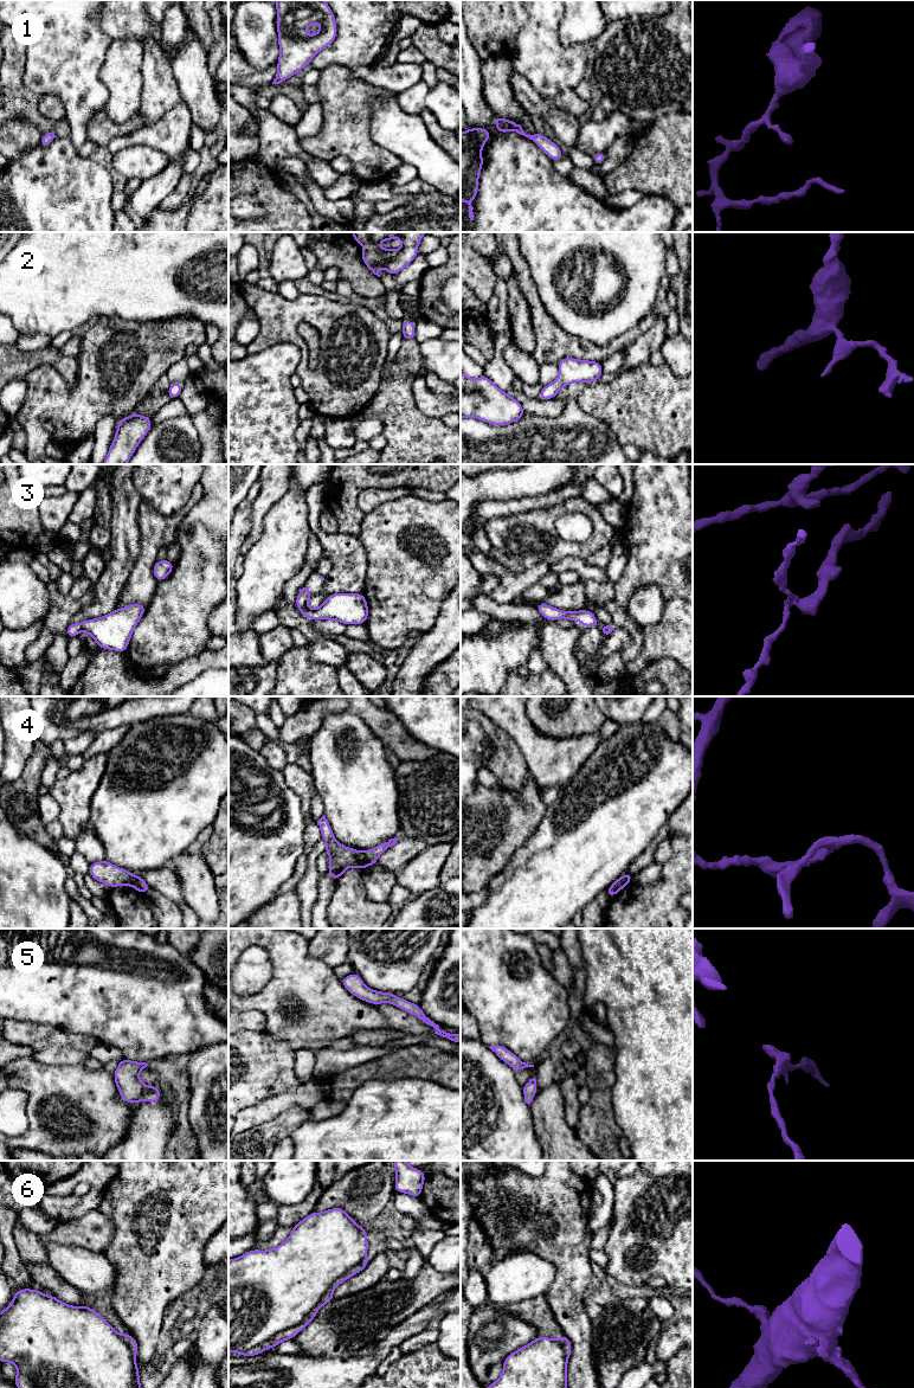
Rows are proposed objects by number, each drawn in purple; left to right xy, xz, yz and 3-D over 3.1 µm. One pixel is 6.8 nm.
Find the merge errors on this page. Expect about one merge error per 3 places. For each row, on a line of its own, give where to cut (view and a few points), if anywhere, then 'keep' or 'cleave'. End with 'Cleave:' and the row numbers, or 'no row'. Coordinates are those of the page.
1: cut none; keep
2: cut none; keep
3: cut none; keep
4: cut xz (361, 852), (368, 865); cleave
5: cut none; keep
6: cut none; keep
Cleave: 4

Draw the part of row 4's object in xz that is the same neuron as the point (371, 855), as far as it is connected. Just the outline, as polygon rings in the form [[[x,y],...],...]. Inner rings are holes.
[[[397,837],[391,838],[388,841],[385,841],[382,843],[380,843],[379,846],[376,846],[375,848],[368,849],[362,852],[365,855],[365,859],[368,863],[368,866],[373,866],[376,863],[379,856],[390,847],[392,847],[393,844],[395,844],[398,841]]]

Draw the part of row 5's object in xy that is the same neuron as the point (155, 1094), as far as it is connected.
[[[128,1059],[118,1062],[112,1075],[123,1101],[131,1104],[143,1100],[153,1104],[159,1103],[161,1090],[157,1086],[147,1086],[139,1079],[140,1072],[147,1066],[148,1064],[146,1062],[130,1061]]]

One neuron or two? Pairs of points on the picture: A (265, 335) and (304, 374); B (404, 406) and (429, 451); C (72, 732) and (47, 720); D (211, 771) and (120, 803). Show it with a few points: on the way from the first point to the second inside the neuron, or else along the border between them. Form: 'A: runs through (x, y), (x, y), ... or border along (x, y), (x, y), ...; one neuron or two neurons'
A: runs through (293, 317), (310, 317), (324, 332), (323, 355); one neuron
B: runs through (404, 417), (405, 428), (418, 441); one neuron
C: runs through (66, 730), (53, 726); one neuron
D: runs through (188, 779), (176, 782), (149, 803), (142, 803); one neuron

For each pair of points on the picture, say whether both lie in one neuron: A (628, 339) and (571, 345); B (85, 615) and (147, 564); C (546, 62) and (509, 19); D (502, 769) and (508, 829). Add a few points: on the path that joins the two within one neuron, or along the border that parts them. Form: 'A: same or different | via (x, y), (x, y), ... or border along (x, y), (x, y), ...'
A: same | via (613, 346), (607, 351), (585, 349)
B: different | border along (137, 554), (116, 606)
C: different | border along (526, 12), (527, 20), (516, 36), (512, 57)
D: different | border along (529, 776), (516, 794), (512, 794), (499, 784)

